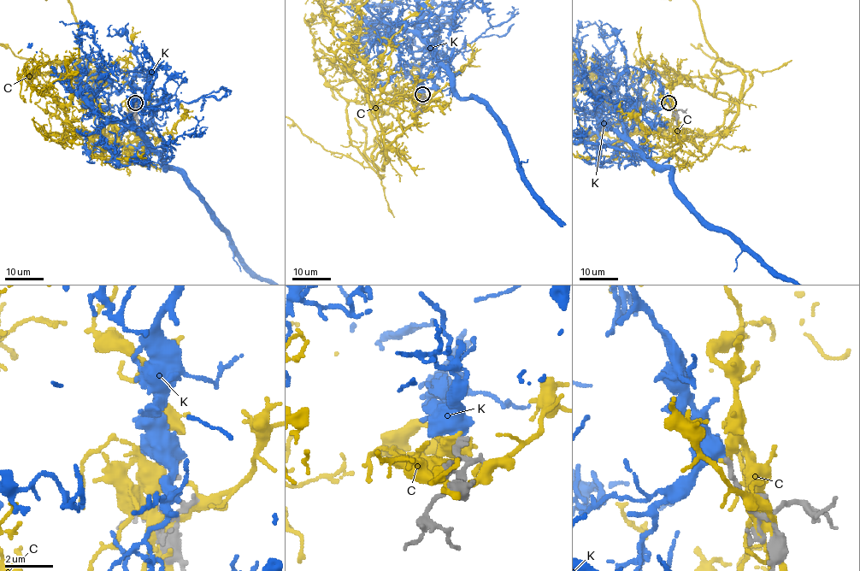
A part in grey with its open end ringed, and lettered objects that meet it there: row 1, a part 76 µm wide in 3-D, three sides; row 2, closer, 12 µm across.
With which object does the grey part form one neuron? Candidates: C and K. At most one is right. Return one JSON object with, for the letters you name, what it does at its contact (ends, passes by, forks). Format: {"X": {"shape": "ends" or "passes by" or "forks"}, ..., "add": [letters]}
{"K": {"shape": "ends"}, "add": ["K"]}

